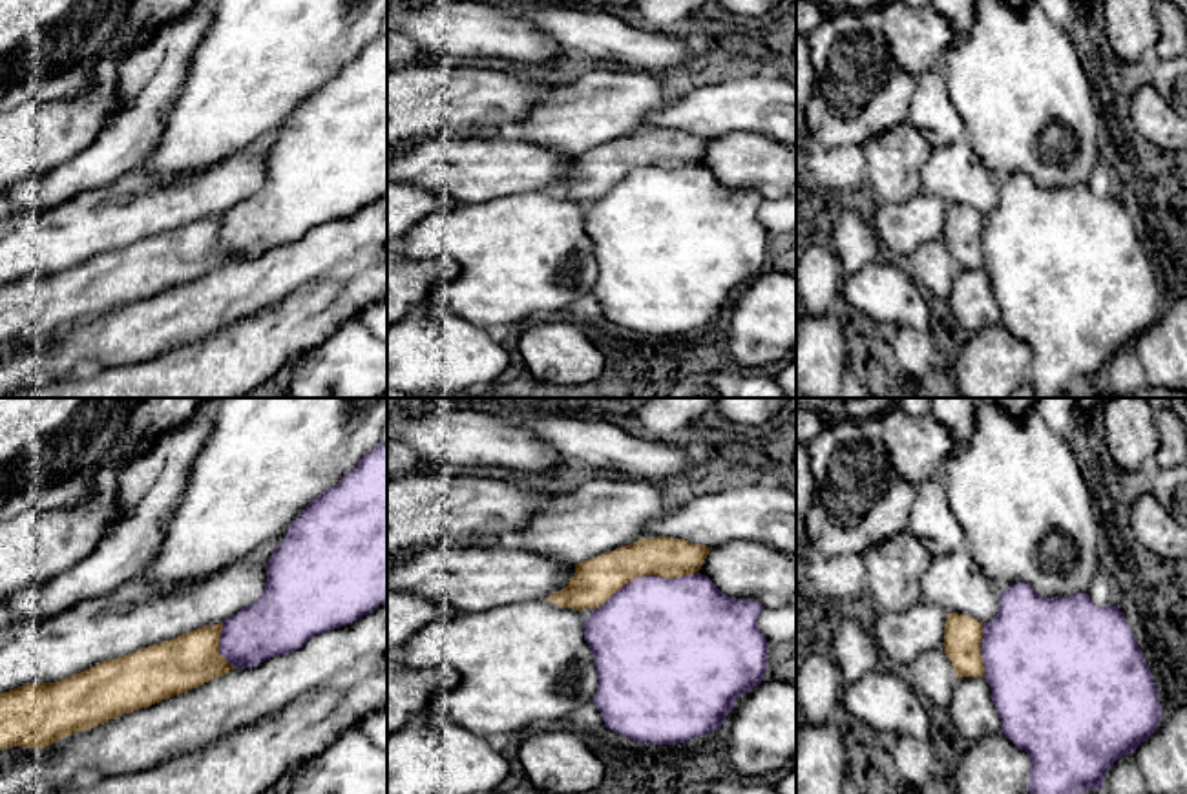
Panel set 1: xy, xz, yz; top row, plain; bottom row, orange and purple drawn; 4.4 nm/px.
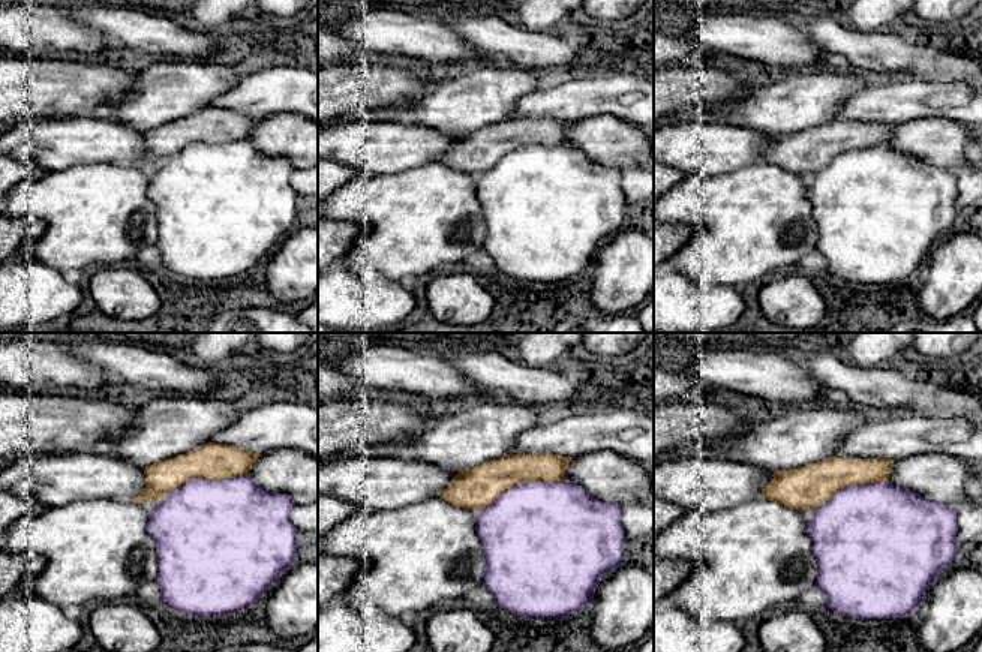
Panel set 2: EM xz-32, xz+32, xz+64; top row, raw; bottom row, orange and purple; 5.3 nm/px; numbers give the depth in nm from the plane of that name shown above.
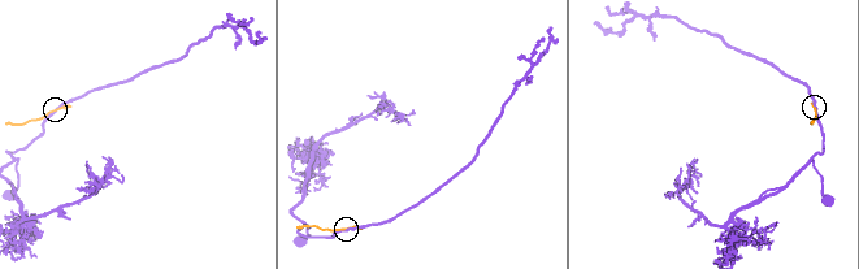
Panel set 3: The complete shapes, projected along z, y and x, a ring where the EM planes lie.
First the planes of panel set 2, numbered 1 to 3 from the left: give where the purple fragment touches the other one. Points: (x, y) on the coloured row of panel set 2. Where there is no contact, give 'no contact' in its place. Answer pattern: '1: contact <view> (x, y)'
1: contact xz-32 (201, 477)
2: contact xz+32 (520, 481)
3: contact xz+64 (850, 486)

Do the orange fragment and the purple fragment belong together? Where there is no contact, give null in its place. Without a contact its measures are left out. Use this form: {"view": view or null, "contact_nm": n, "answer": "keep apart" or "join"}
{"view": "xz", "contact_nm": 480, "answer": "keep apart"}

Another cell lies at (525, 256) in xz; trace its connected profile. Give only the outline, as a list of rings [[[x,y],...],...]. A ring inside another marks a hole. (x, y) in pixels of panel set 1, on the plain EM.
[[[548,192],[457,204],[420,221],[391,248],[413,259],[457,261],[458,274],[440,285],[424,308],[433,318],[460,318],[484,330],[570,308],[592,294],[599,276],[581,203]]]

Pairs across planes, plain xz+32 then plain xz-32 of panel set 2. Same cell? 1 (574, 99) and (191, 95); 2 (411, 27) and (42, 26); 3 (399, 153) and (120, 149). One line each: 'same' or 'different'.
1: different
2: same
3: same

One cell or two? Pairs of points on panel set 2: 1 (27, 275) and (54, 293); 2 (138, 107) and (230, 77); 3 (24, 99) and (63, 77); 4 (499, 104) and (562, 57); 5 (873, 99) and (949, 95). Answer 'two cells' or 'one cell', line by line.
1: one cell
2: one cell
3: one cell
4: two cells
5: one cell

